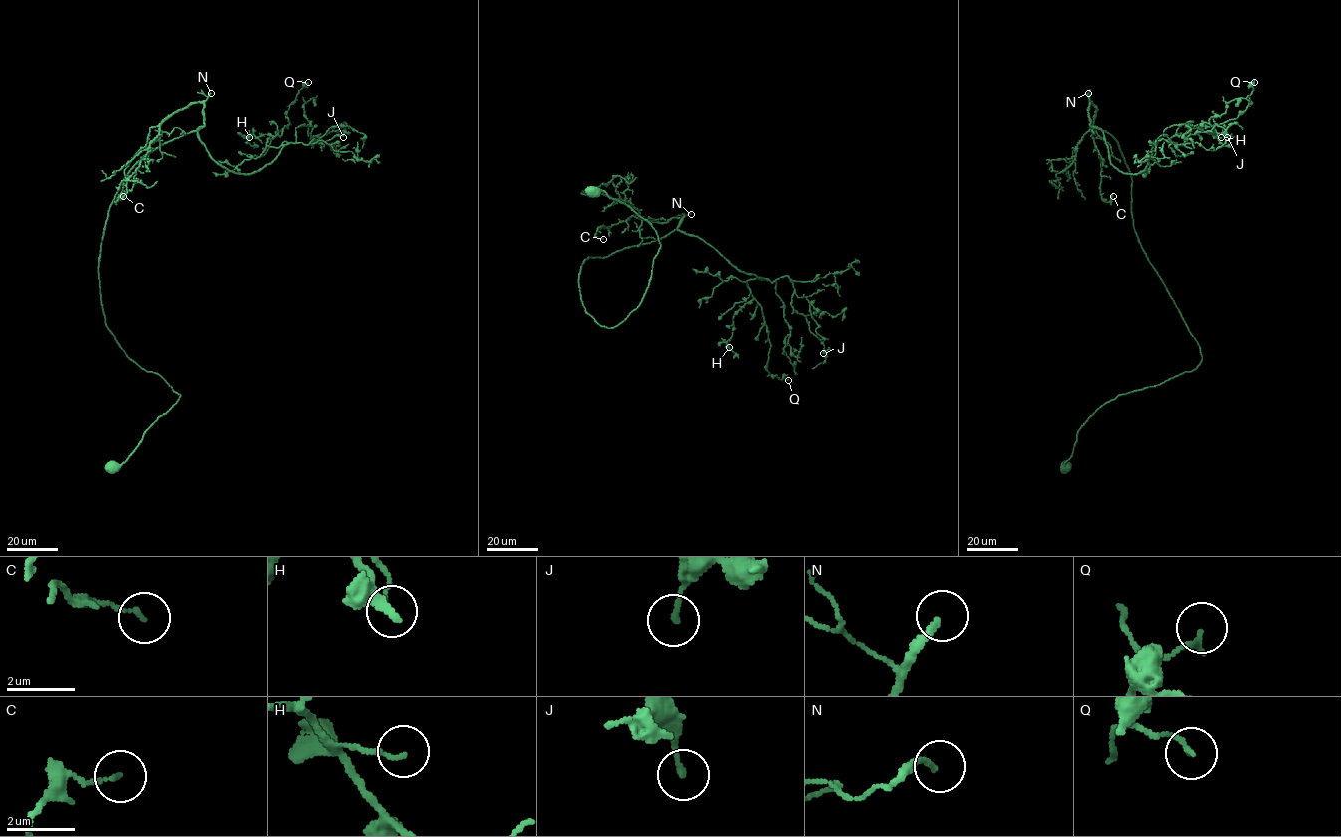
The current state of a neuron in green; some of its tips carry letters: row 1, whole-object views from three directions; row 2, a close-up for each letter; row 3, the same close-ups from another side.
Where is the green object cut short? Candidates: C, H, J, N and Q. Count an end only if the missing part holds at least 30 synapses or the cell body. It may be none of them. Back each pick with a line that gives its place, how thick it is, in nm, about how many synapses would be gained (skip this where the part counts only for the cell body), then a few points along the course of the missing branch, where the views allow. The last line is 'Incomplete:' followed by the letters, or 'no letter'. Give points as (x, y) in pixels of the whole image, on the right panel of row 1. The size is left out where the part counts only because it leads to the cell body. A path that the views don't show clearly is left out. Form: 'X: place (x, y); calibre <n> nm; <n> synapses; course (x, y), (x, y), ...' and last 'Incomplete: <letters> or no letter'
N: place (1088, 93); calibre 160 nm; 35 synapses; course (1088, 93), (1084, 70), (1079, 66), (1086, 43), (1076, 29)
Incomplete: N

